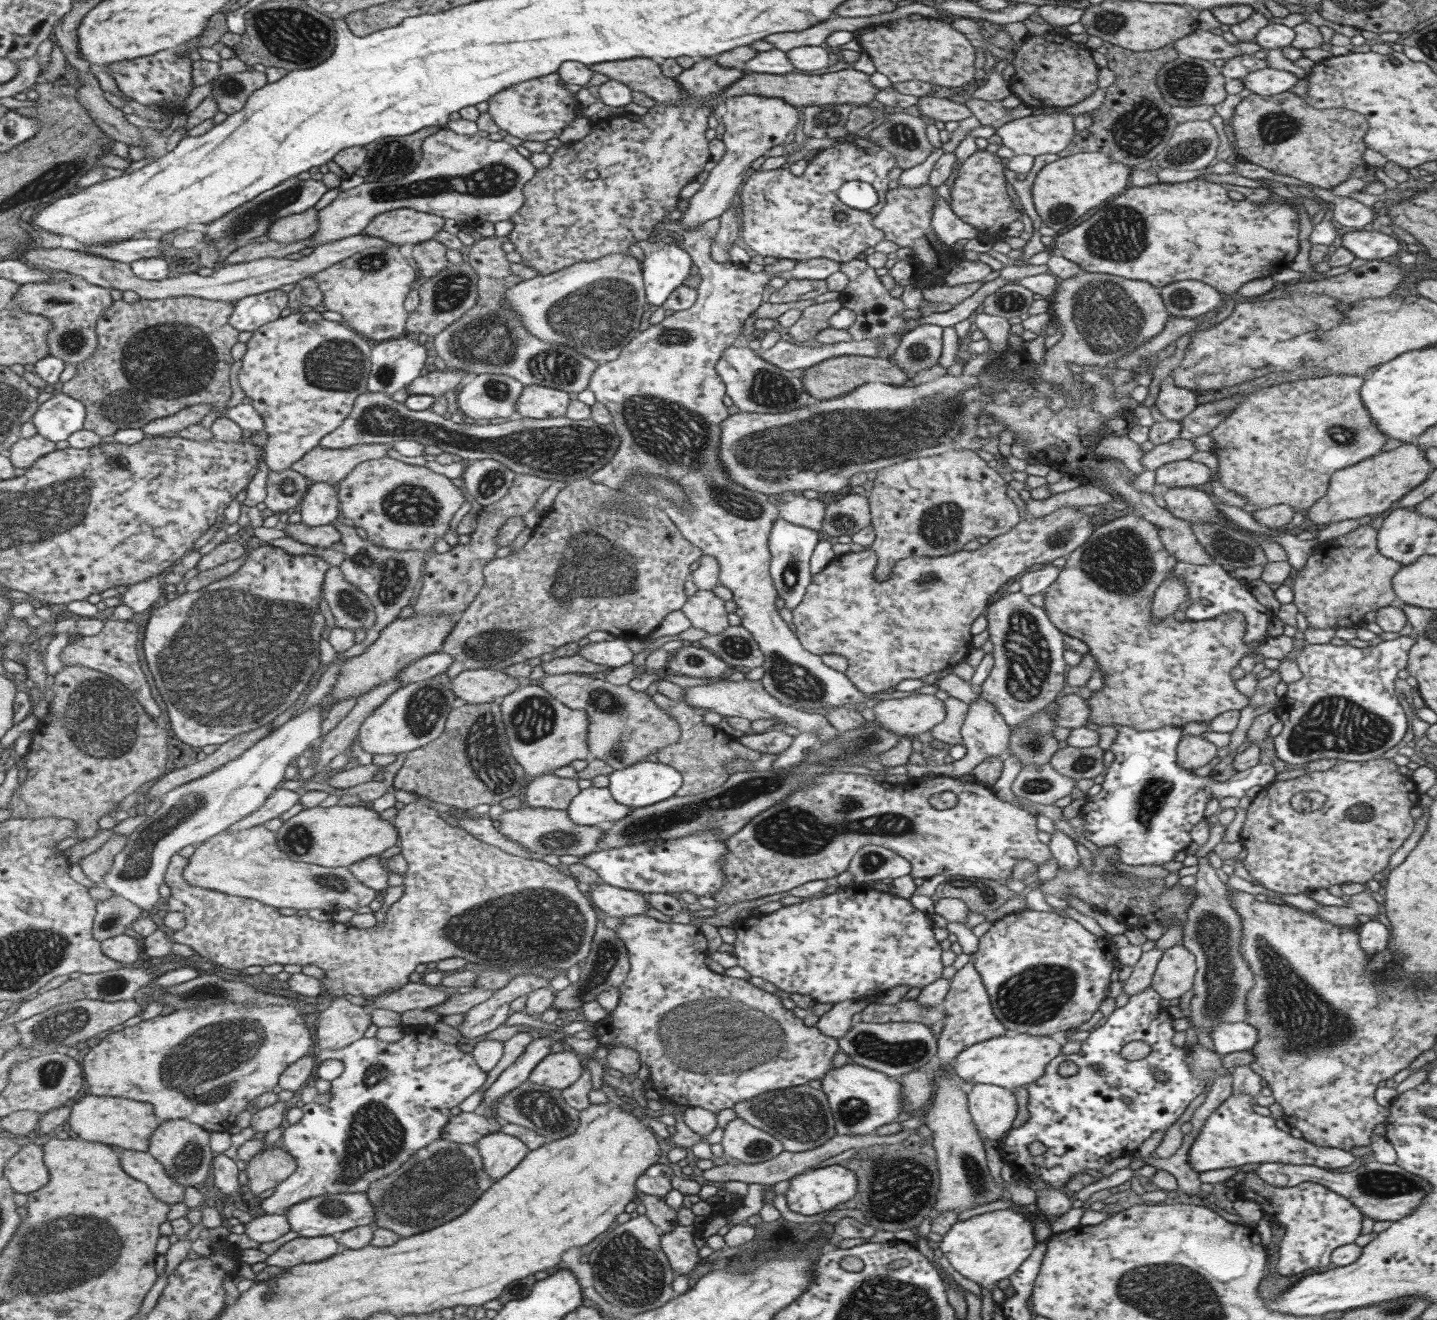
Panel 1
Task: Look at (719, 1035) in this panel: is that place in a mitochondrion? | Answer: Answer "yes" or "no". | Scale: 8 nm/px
yes

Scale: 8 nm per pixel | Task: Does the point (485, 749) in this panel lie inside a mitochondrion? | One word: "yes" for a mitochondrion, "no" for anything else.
yes

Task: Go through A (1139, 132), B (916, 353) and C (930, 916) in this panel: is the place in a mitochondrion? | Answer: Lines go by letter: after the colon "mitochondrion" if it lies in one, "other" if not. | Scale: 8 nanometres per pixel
A: mitochondrion
B: mitochondrion
C: other

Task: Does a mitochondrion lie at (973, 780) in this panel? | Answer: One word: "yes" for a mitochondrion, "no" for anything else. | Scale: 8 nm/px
no

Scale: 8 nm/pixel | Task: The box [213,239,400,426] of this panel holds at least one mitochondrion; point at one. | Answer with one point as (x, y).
(337, 364)

